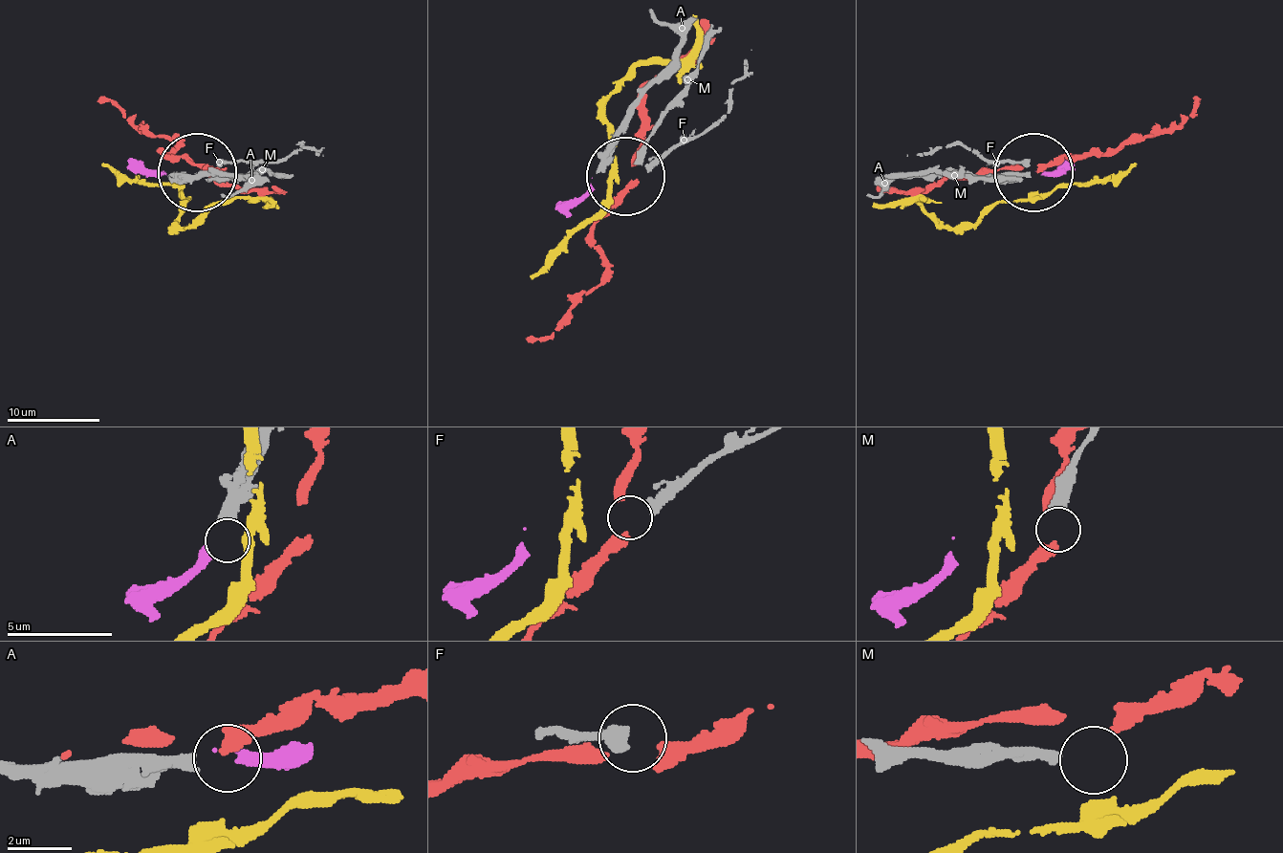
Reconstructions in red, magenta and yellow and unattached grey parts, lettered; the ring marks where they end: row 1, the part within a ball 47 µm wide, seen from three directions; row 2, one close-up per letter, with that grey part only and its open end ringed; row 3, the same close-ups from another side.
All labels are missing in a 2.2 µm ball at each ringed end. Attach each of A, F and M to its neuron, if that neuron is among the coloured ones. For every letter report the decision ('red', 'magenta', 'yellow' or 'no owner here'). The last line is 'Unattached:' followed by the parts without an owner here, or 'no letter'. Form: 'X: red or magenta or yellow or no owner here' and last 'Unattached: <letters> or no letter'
A: no owner here
F: no owner here
M: no owner here
Unattached: A, F, M

